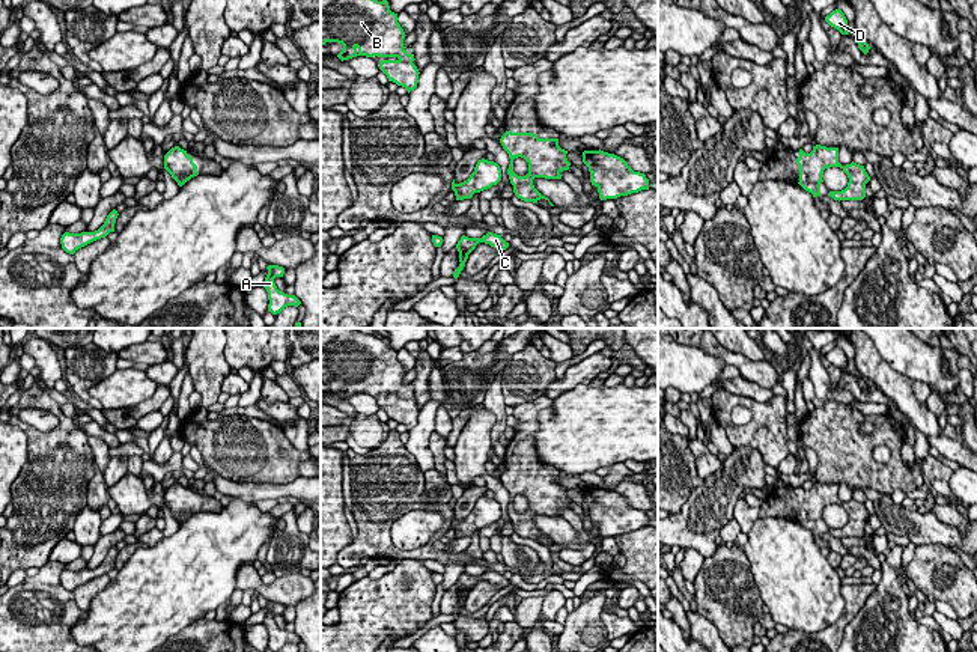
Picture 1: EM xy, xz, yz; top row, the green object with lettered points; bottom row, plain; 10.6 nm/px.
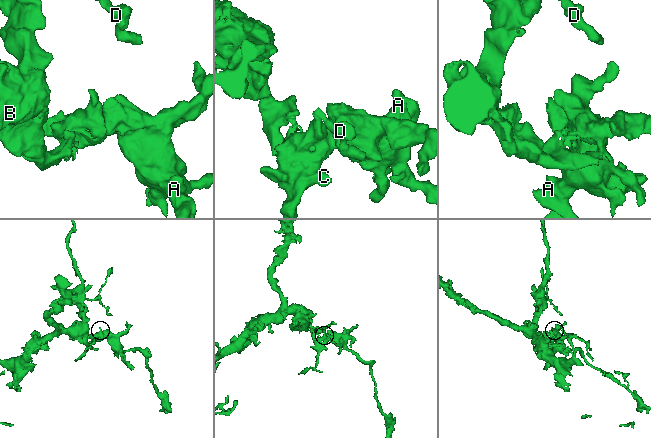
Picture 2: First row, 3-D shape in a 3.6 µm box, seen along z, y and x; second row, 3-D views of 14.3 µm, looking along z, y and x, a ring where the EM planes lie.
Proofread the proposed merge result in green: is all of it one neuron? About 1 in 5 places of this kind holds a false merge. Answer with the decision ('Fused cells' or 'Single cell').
Single cell

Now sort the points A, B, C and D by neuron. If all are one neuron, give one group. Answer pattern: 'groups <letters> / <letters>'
groups A B C D

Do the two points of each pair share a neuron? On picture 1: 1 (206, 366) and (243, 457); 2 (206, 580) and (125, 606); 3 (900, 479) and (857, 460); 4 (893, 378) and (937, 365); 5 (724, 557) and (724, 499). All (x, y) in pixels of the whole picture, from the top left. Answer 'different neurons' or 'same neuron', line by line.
1: same neuron
2: same neuron
3: same neuron
4: different neurons
5: different neurons

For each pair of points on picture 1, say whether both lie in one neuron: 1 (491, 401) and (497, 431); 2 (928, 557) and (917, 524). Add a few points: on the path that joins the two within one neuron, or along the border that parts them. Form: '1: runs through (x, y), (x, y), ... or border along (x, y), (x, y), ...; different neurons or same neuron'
1: runs through (499, 408), (499, 423); same neuron
2: border along (916, 544), (944, 544), (950, 550); different neurons

